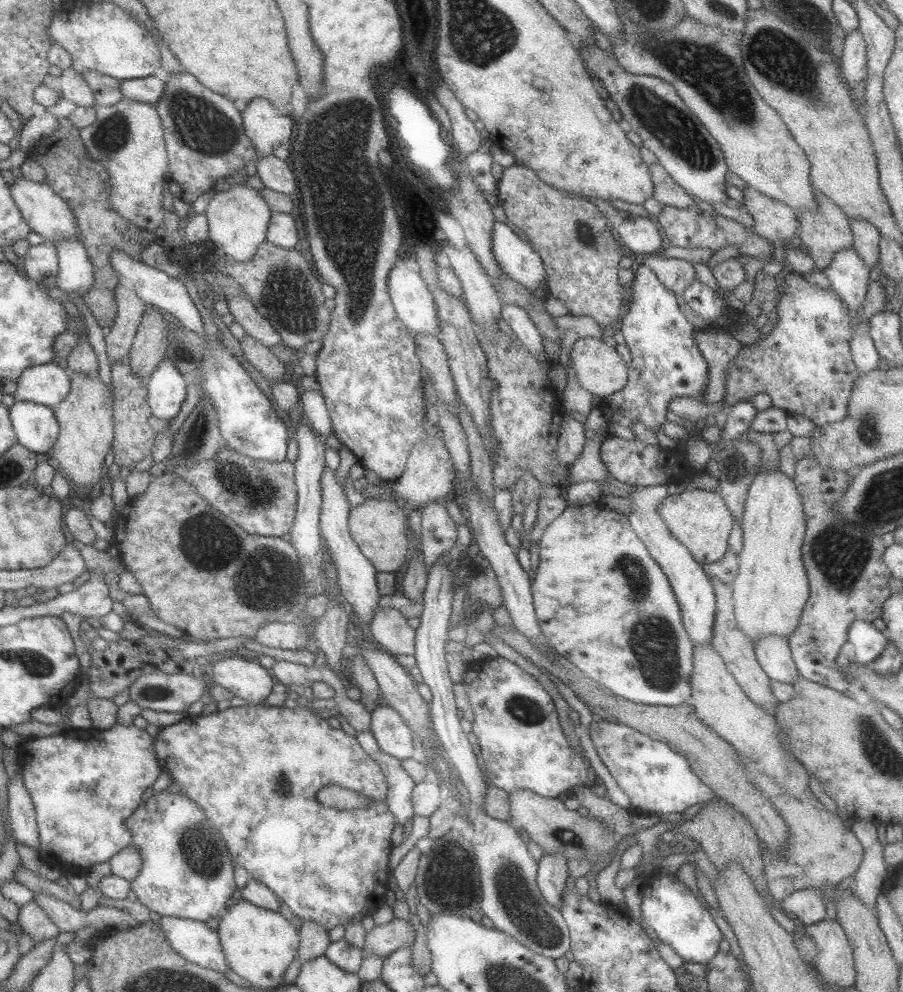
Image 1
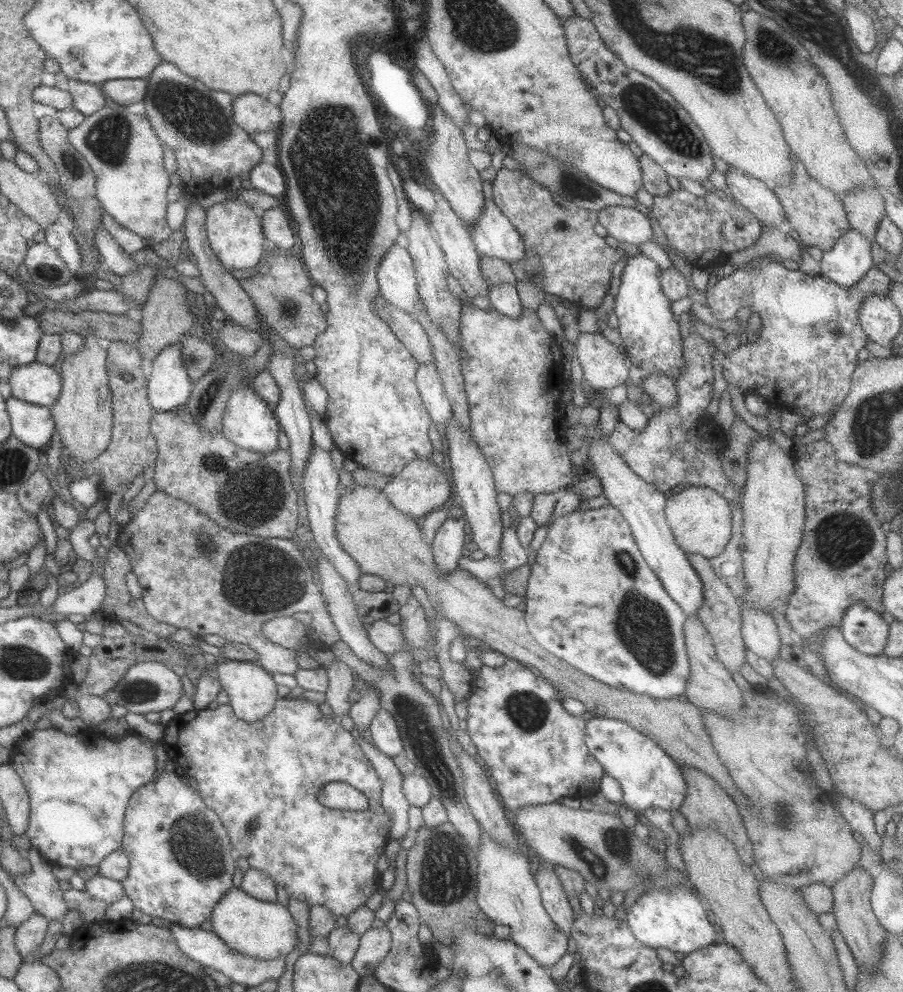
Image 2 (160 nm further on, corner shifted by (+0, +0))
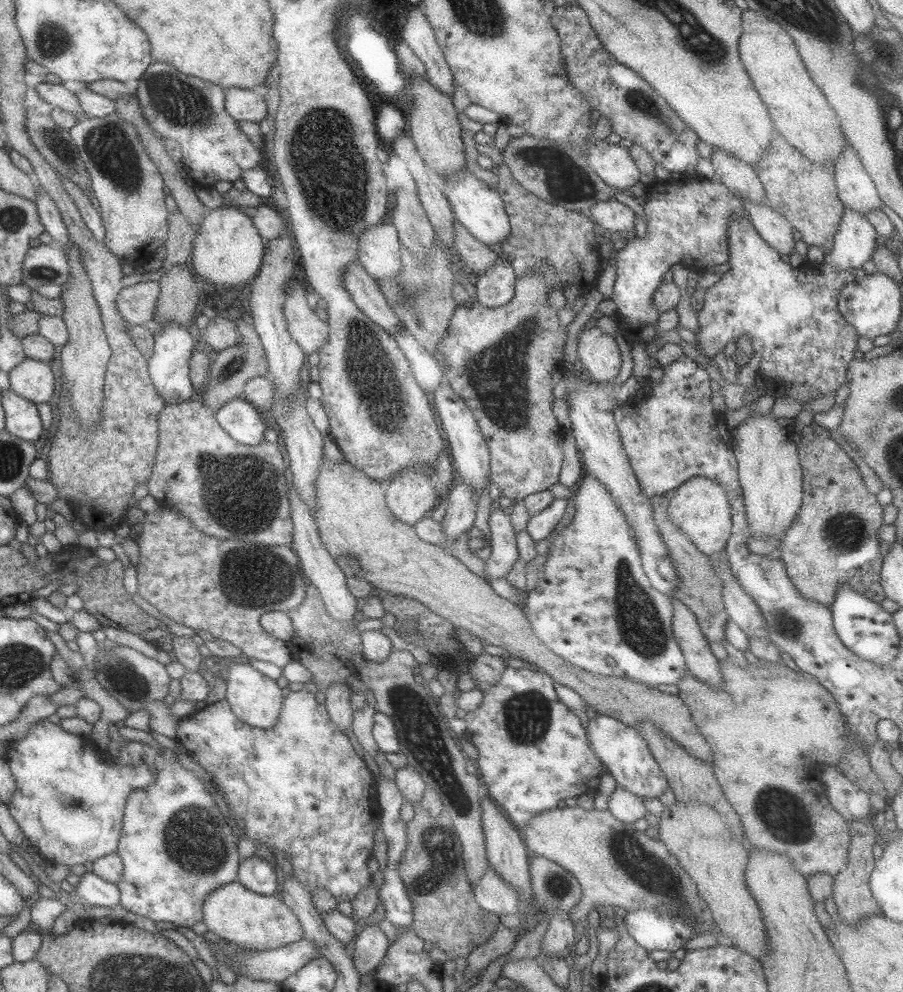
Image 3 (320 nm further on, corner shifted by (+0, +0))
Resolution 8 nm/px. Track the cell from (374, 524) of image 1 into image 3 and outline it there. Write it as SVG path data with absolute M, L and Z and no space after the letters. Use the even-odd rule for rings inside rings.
M324 456L317 476L315 496L318 500L318 510L314 512L313 518L317 523L320 539L326 551L338 563L338 567L344 571L347 578L357 577L366 580L376 591L385 591L391 595L401 595L421 602L432 612L449 620L456 629L469 630L474 637L482 637L482 640L488 645L504 648L510 652L511 657L529 662L538 670L551 676L554 681L572 688L600 715L616 718L631 727L639 726L642 721L650 721L690 754L711 762L712 748L702 738L702 733L692 720L689 706L686 706L678 695L661 692L654 686L649 687L624 677L591 673L589 670L572 665L570 661L552 652L536 638L536 633L524 609L498 596L484 577L478 577L473 571L468 570L462 561L445 553L441 547L422 541L414 527L398 521L392 515L385 499L385 484L366 476L363 470L356 468L346 459L331 461Z

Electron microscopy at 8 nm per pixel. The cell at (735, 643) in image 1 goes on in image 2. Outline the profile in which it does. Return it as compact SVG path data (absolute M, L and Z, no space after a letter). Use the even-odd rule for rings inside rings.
M687 554L688 560L694 571L700 576L704 586L701 605L698 607L697 615L702 624L708 629L712 638L718 659L730 672L740 673L741 666L746 662L746 646L742 639L741 605L738 598L731 591L728 584L724 583L712 569L709 558L700 554Z

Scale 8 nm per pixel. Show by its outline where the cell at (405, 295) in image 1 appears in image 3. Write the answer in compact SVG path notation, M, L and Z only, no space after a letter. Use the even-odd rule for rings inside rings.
M380 223L357 238L358 261L376 280L393 279L402 268L401 241L396 227Z

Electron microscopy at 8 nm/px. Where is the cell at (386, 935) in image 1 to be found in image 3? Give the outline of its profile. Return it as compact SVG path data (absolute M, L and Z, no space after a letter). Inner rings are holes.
M366 925L357 935L353 963L361 975L376 970L386 957L389 947L388 938L380 925Z

